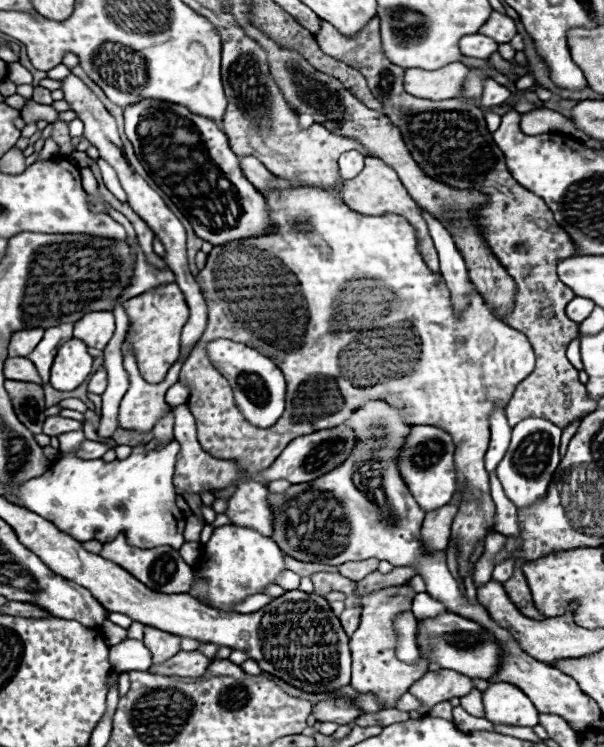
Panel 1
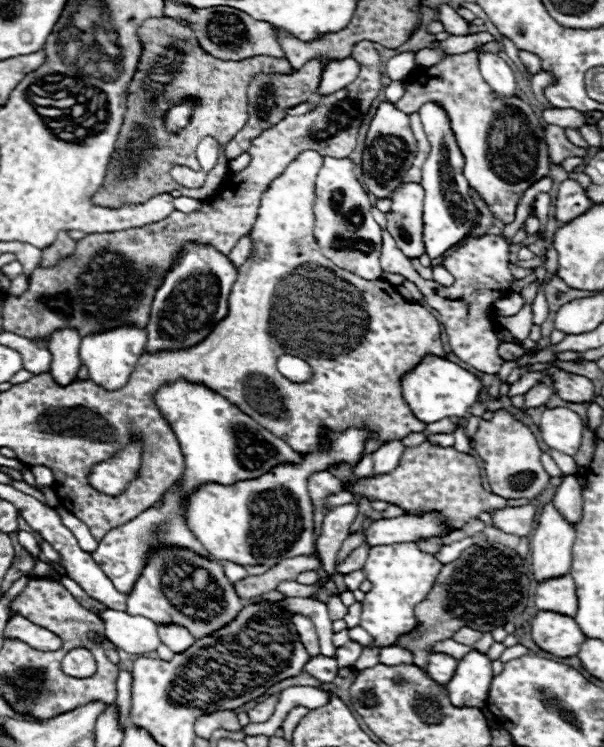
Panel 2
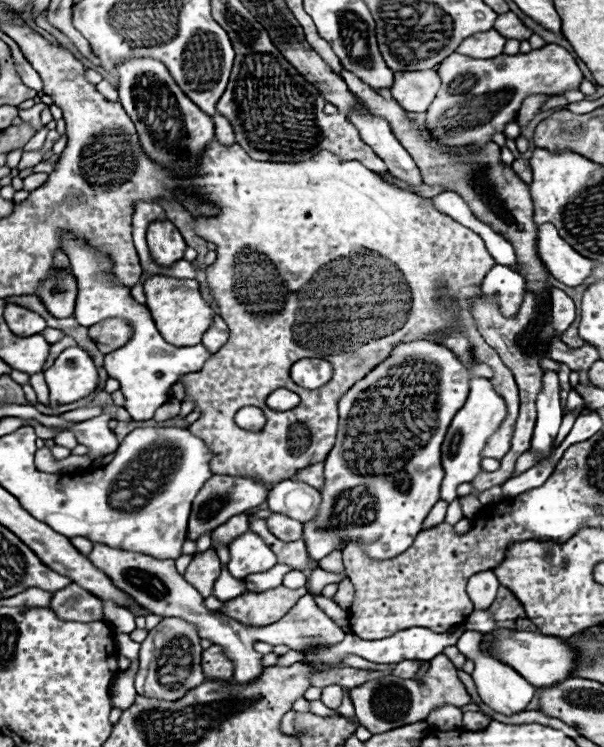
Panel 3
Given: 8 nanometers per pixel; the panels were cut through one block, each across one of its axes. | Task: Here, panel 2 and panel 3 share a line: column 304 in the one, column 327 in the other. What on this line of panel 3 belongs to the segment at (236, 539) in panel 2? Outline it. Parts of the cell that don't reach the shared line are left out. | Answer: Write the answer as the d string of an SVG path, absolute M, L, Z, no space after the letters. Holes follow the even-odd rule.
M414 340L396 346L386 360L382 360L370 374L358 380L338 400L338 436L324 464L326 486L322 490L322 504L318 510L318 518L304 524L304 542L308 554L314 560L322 560L332 550L338 550L342 542L358 542L364 552L374 560L394 558L412 546L424 518L440 500L440 484L444 478L440 444L454 414L462 408L462 402L466 400L470 374L472 372L466 366L460 366L458 358L450 354L450 350L446 350L444 346L428 340ZM358 400L372 404L376 400L382 400L384 406L364 406L364 412L356 412L356 406L352 404L356 404Z

